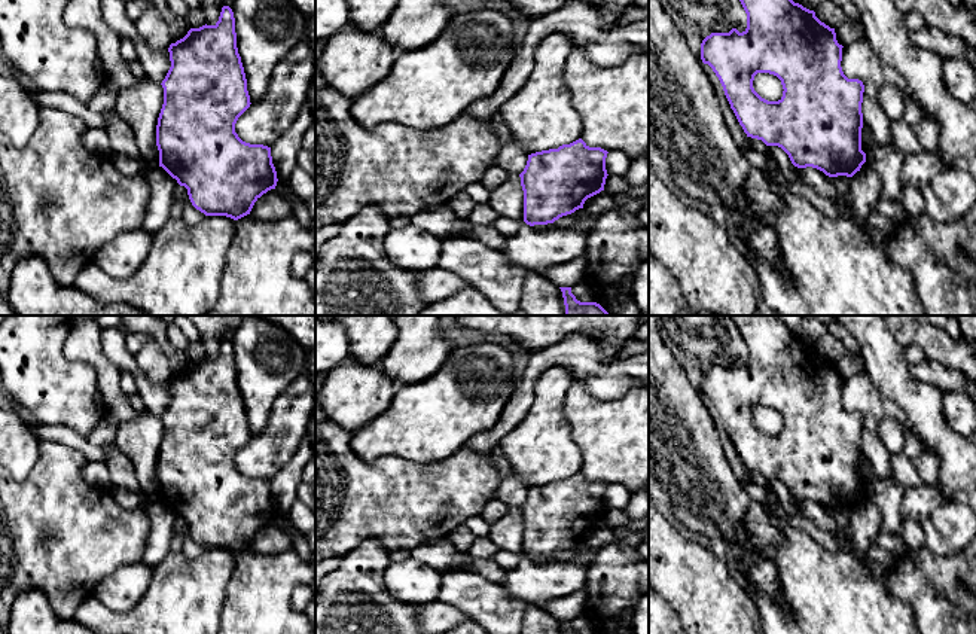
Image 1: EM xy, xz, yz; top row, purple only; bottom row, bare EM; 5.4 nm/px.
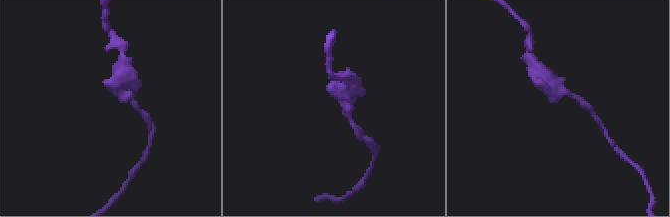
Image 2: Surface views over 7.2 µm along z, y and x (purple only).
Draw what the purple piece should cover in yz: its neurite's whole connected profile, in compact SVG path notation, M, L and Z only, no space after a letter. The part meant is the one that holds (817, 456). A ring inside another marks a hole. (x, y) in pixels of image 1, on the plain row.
M729 316L736 324L747 347L747 362L739 366L711 366L701 377L701 393L708 397L719 411L725 429L747 470L762 473L766 479L781 481L797 502L812 500L829 510L853 510L866 496L861 484L863 461L863 426L864 418L858 412L848 412L841 400L842 378L836 374L835 362L821 356L814 344L794 336L772 316ZM757 406L777 409L783 418L783 430L778 435L762 432L753 421Z

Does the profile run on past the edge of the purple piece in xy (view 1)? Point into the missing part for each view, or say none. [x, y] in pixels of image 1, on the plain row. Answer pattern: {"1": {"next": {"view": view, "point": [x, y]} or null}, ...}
{"1": {"next": null}}

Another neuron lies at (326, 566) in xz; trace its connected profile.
M341 555L329 557L315 564L315 600L323 579L330 574L342 561Z

